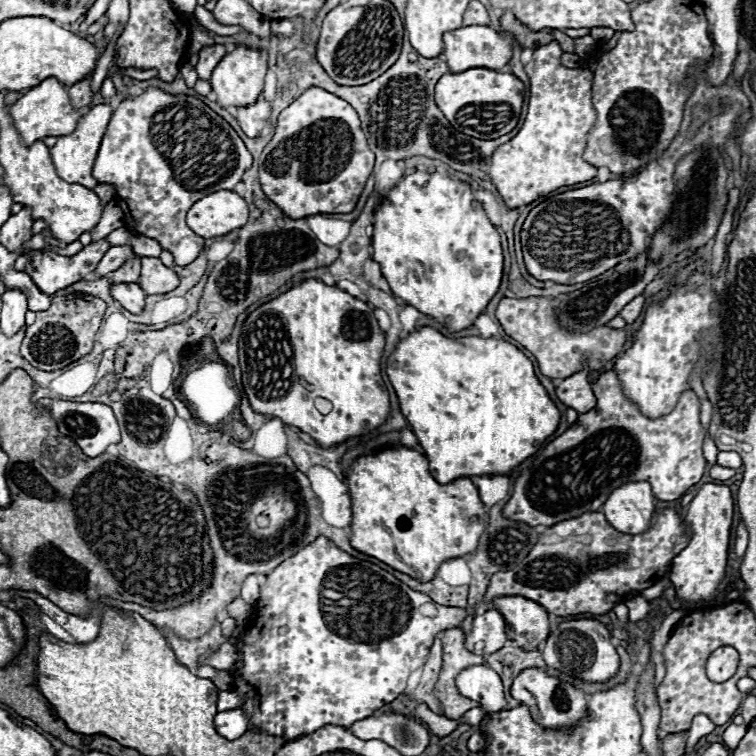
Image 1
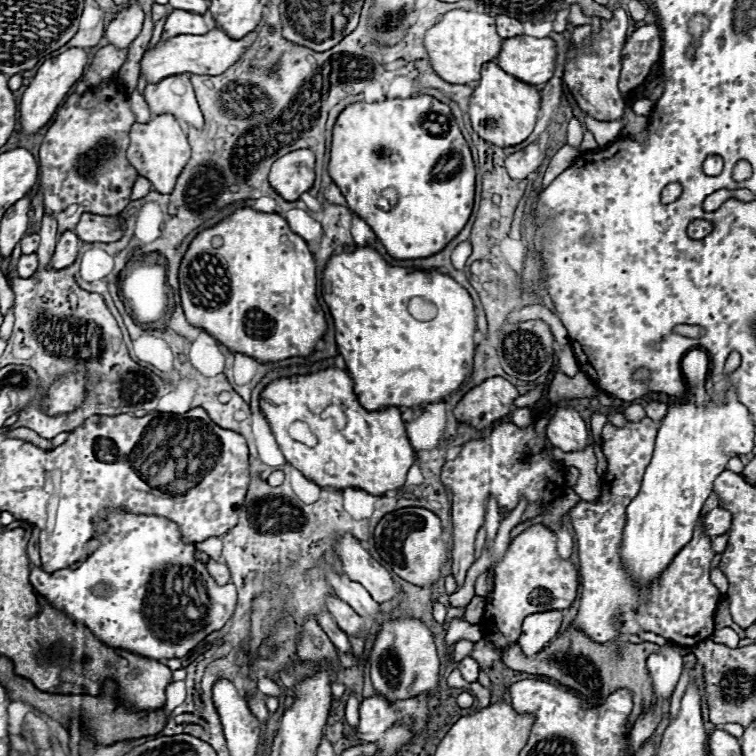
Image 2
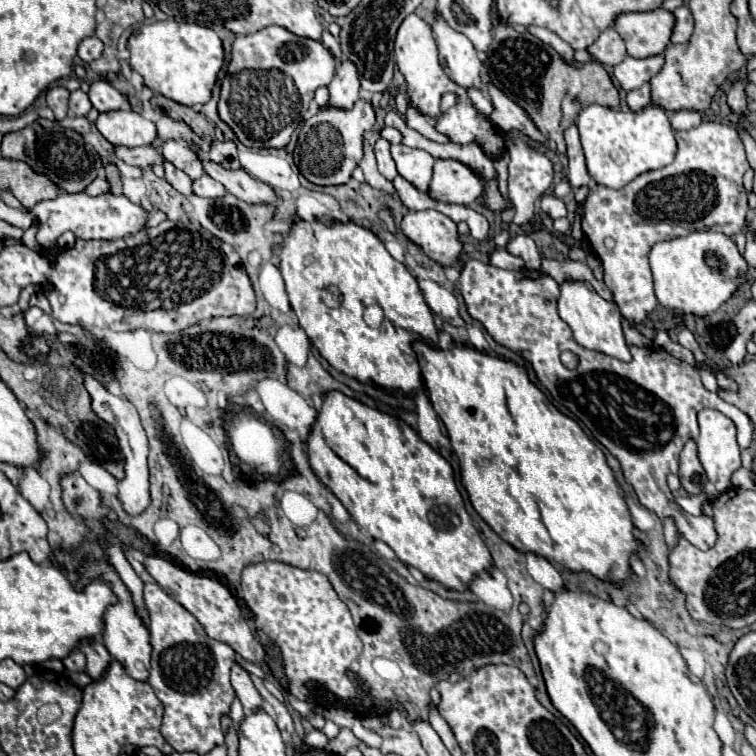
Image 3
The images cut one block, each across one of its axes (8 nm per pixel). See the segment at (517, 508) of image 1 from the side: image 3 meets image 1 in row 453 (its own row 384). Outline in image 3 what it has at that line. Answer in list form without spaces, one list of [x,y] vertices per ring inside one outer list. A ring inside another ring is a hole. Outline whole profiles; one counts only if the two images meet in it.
[[[468,260],[464,264],[464,268],[462,268],[462,274],[460,274],[456,286],[458,286],[458,290],[460,290],[460,294],[462,294],[464,302],[466,302],[466,308],[470,312],[470,316],[474,320],[482,322],[484,328],[488,330],[488,334],[496,342],[512,348],[514,352],[518,352],[526,360],[530,360],[540,384],[550,392],[552,402],[556,406],[564,406],[578,422],[582,422],[586,428],[590,428],[592,436],[602,446],[606,446],[606,450],[620,462],[624,478],[634,488],[640,504],[644,508],[648,508],[650,512],[654,512],[660,520],[672,518],[676,528],[678,528],[678,532],[690,544],[694,544],[696,548],[700,548],[700,550],[712,548],[716,544],[716,540],[718,540],[718,534],[716,534],[716,528],[714,528],[714,518],[712,518],[714,492],[710,492],[710,498],[702,504],[702,514],[700,516],[692,516],[692,514],[684,512],[676,504],[676,500],[674,500],[674,496],[672,496],[672,492],[668,488],[666,476],[670,472],[676,472],[678,454],[682,452],[682,448],[690,440],[690,436],[698,436],[696,414],[702,408],[718,410],[718,412],[726,414],[736,424],[740,448],[746,448],[750,444],[750,440],[752,440],[752,424],[750,424],[748,416],[740,408],[724,402],[718,394],[708,392],[702,386],[700,374],[698,374],[698,370],[694,366],[674,358],[672,354],[668,354],[668,352],[664,352],[660,348],[652,350],[652,348],[638,348],[638,346],[630,344],[632,360],[630,362],[622,362],[618,358],[606,356],[602,352],[592,352],[592,350],[580,346],[572,338],[572,330],[568,328],[568,324],[564,324],[564,320],[560,320],[560,316],[556,312],[556,300],[558,300],[558,294],[560,294],[558,282],[554,278],[550,278],[548,274],[544,274],[544,272],[528,270],[528,268],[512,272],[512,270],[496,268],[492,264],[484,264],[480,260]],[[564,350],[570,350],[570,352],[574,352],[580,358],[576,370],[568,370],[560,362],[560,354]]]

